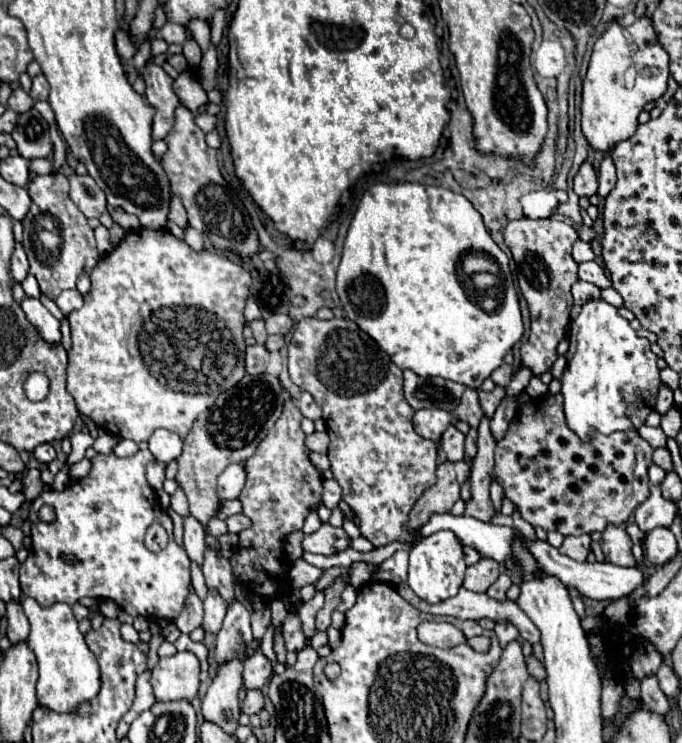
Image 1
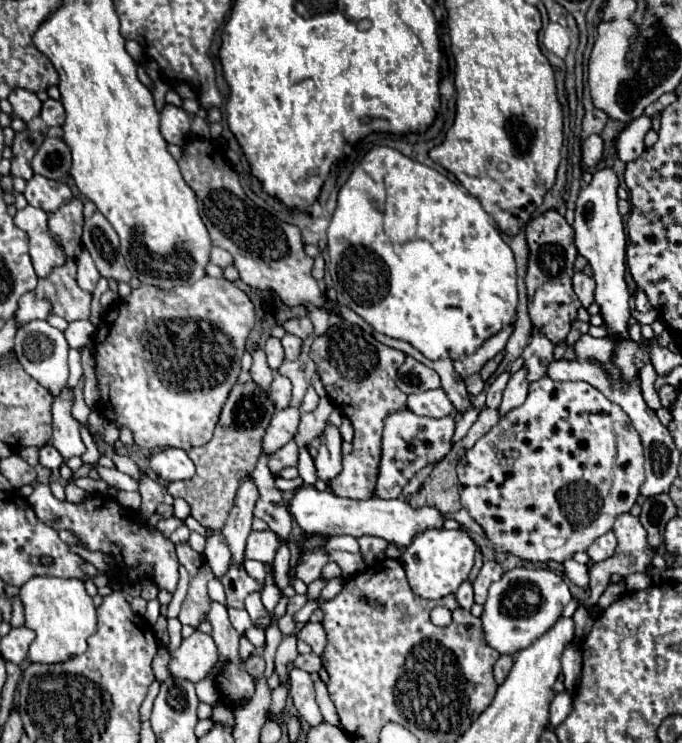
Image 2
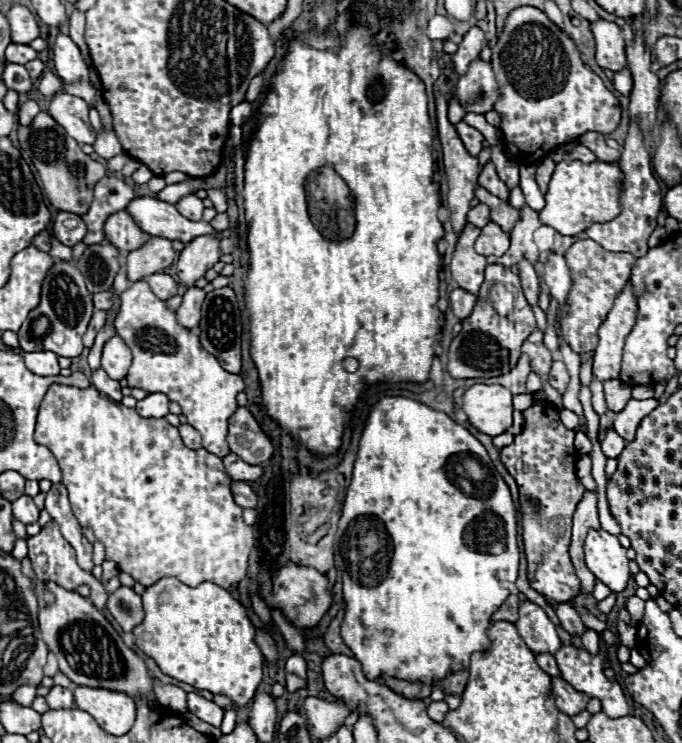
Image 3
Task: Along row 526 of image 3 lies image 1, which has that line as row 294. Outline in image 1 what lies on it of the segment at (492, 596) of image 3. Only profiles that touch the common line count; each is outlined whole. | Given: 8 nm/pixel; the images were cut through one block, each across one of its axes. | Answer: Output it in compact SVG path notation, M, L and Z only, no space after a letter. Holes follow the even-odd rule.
M378 182L364 192L344 240L342 262L336 272L340 304L346 316L372 336L402 370L410 368L418 376L442 376L470 388L480 388L480 384L502 364L506 352L522 338L524 328L514 286L506 286L504 306L498 304L492 312L486 312L468 300L456 276L456 260L470 250L490 254L498 262L504 278L510 278L508 256L488 234L482 214L462 194L418 182Z

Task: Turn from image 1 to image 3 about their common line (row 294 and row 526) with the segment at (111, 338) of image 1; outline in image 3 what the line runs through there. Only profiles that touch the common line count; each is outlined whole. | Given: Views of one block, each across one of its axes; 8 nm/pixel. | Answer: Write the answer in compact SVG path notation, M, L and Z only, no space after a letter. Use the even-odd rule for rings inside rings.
M52 384L40 404L34 438L38 444L48 446L52 450L52 454L56 456L60 470L62 470L62 484L68 488L72 512L78 518L78 522L82 526L90 528L94 532L94 536L104 544L106 560L116 562L122 572L130 574L142 586L148 588L150 584L156 584L158 580L162 580L162 576L174 576L188 586L198 586L200 582L214 582L222 588L230 588L230 586L238 586L246 578L248 556L250 556L250 550L254 548L254 536L252 536L252 528L248 524L244 524L244 520L242 520L242 508L234 502L234 494L230 488L232 480L226 476L222 460L218 456L206 452L204 448L200 448L200 450L186 448L180 440L178 428L170 426L166 422L166 418L142 418L140 414L136 414L134 408L126 408L122 402L114 402L108 396L102 396L102 392L98 392L94 386L76 388L76 386Z

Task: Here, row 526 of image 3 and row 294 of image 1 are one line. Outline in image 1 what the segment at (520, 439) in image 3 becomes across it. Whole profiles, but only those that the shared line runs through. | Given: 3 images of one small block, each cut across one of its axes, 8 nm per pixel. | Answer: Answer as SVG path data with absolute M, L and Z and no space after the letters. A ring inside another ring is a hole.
M552 218L512 220L504 230L504 242L512 250L518 266L520 292L530 306L532 330L526 344L522 344L522 364L532 368L534 376L550 370L558 358L556 348L564 338L564 326L570 320L572 294L570 288L578 280L578 264L572 260L572 244L578 240L576 230L568 222L558 222Z

